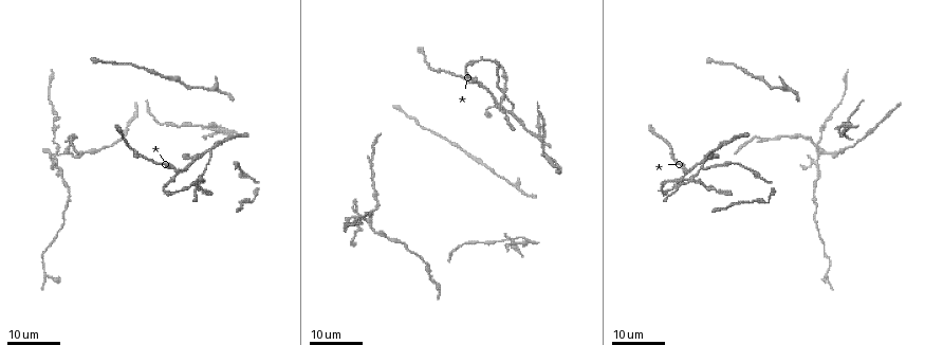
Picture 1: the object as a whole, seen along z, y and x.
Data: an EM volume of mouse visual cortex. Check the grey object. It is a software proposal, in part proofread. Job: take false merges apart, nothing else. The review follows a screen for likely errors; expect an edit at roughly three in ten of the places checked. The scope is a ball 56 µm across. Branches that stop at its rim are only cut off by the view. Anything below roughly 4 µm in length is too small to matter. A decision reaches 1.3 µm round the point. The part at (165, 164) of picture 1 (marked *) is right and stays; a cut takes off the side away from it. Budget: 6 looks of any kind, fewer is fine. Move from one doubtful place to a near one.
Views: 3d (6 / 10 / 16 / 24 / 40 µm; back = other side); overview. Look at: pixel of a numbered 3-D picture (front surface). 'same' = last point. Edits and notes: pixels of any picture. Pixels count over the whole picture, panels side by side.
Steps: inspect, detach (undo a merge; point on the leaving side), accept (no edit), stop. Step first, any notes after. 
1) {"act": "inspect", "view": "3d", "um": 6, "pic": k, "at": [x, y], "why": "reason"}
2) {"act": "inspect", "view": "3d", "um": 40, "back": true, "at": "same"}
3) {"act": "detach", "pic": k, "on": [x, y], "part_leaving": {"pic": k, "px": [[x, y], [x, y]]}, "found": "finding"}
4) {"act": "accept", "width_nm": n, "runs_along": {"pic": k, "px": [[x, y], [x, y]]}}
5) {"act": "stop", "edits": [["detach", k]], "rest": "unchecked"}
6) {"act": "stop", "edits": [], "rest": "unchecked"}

{"act": "inspect", "view": "3d", "um": 24, "pic": 1, "at": [209, 148], "why": "arms part here"}

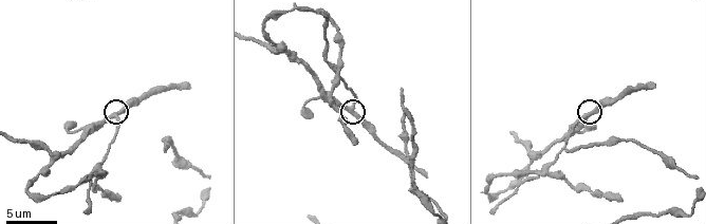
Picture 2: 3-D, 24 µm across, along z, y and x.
{"act": "inspect", "view": "3d", "um": 6, "pic": 2, "at": [114, 117]}

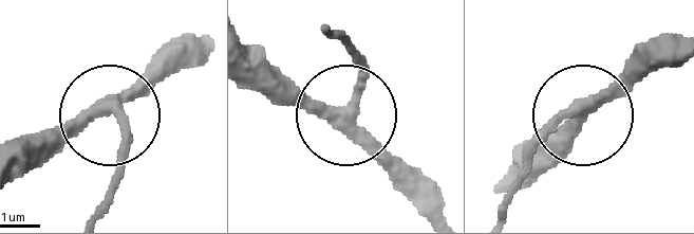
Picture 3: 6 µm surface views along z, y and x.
{"act": "inspect", "view": "3d", "um": 6, "back": true, "pic": 3, "at": [116, 107], "why": "other side"}

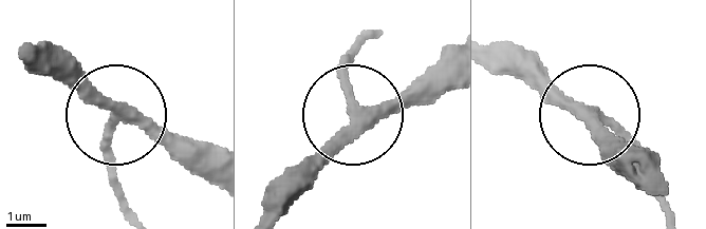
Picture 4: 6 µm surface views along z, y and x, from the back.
{"act": "accept", "arms": 3, "runs_along": {"pic": 4, "px": [[450, 48], [390, 101], [353, 108], [350, 48]]}, "found": "all the same cell"}

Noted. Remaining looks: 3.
{"act": "inspect", "view": "3d", "um": 24, "pic": 1, "at": [510, 238], "why": "four arms meet"}

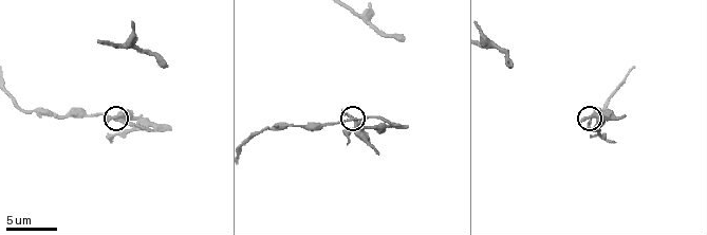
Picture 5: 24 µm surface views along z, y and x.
{"act": "inspect", "view": "3d", "um": 6, "pic": 5, "at": [117, 115]}

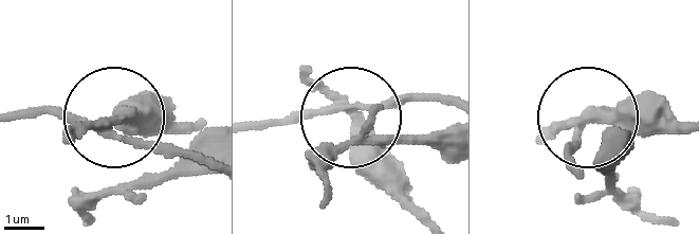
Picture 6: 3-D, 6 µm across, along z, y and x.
{"act": "detach", "pic": 6, "on": [140, 103], "part_leaving": {"pic": 6, "px": [[578, 120], [686, 120]]}, "found": "two cells meet here"}

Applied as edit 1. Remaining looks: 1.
{"act": "inspect", "view": "3d", "um": 6, "pic": 2, "at": [550, 172], "why": "looks like a crossing"}

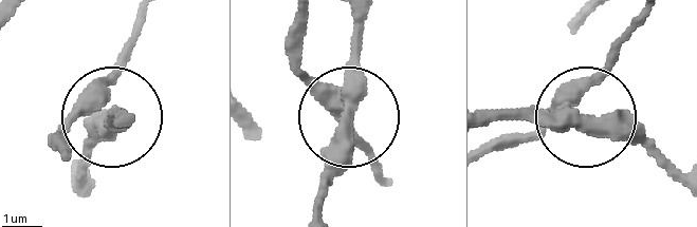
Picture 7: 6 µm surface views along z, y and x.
{"act": "accept", "width_nm": 380, "runs_along": {"pic": 7, "px": [[640, 16], [583, 97], [583, 114], [523, 137]]}, "found": "continuous, no second cell"}

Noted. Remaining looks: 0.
{"act": "stop", "edits": [["detach", 6]], "rest": "unchecked"}

